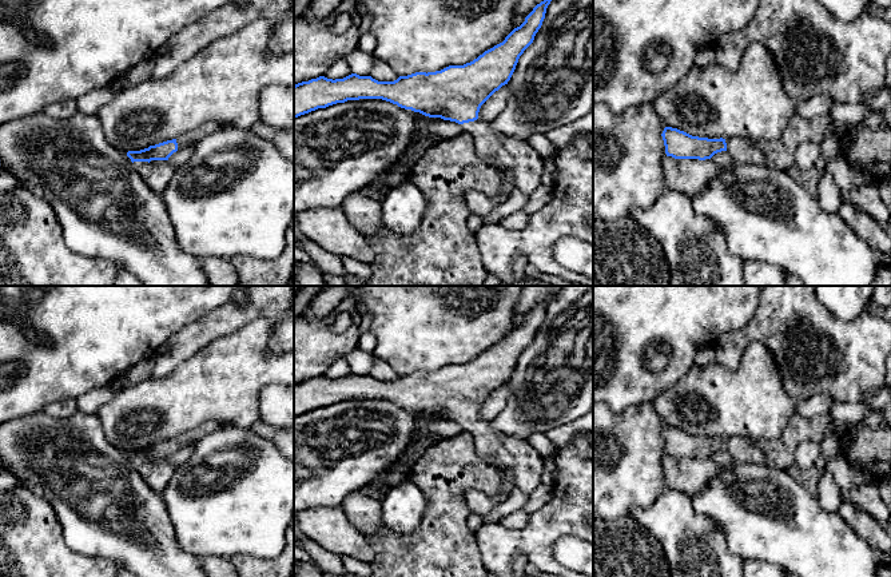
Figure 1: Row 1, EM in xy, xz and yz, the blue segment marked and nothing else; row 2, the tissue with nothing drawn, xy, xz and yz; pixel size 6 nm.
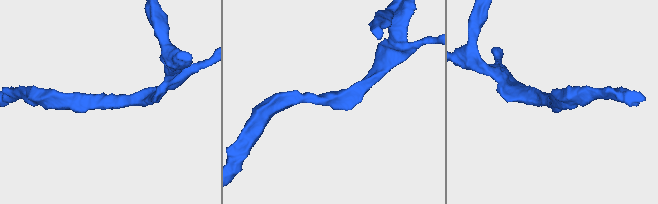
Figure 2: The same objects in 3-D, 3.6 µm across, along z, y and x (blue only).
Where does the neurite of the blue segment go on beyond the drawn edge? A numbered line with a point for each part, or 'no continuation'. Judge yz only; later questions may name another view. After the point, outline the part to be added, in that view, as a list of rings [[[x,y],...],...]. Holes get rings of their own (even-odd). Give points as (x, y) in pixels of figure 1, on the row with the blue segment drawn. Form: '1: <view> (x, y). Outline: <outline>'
1: yz (740, 148). Outline: [[[727,138],[727,152],[732,158],[732,162],[745,162],[749,164],[763,166],[764,152],[752,144],[752,140],[747,138]]]

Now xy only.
1: xy (195, 135). Outline: [[[211,122],[211,123],[203,124],[202,127],[191,131],[188,134],[184,134],[184,135],[179,136],[176,139],[178,150],[183,148],[183,147],[187,147],[191,143],[196,143],[202,138],[216,132],[219,130],[219,127],[220,127],[219,124]]]

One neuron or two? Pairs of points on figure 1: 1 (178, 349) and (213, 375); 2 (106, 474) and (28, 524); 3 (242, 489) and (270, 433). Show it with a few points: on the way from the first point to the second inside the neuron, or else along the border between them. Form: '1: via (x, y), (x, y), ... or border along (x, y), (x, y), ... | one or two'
1: border along (215, 339), (174, 366), (164, 377) | two
2: border along (27, 488), (50, 504), (63, 537) | two
3: border along (249, 429), (271, 440), (279, 449) | two

